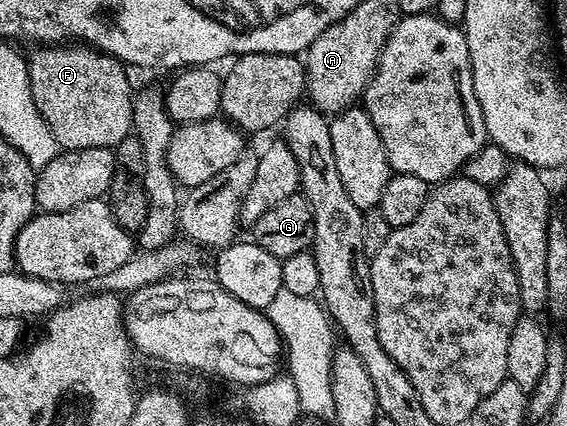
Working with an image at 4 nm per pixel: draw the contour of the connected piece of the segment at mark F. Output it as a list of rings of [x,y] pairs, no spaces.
[[[84,43],[62,53],[37,53],[27,60],[35,107],[62,150],[113,149],[130,136],[135,93],[129,90],[129,77],[122,62]]]

